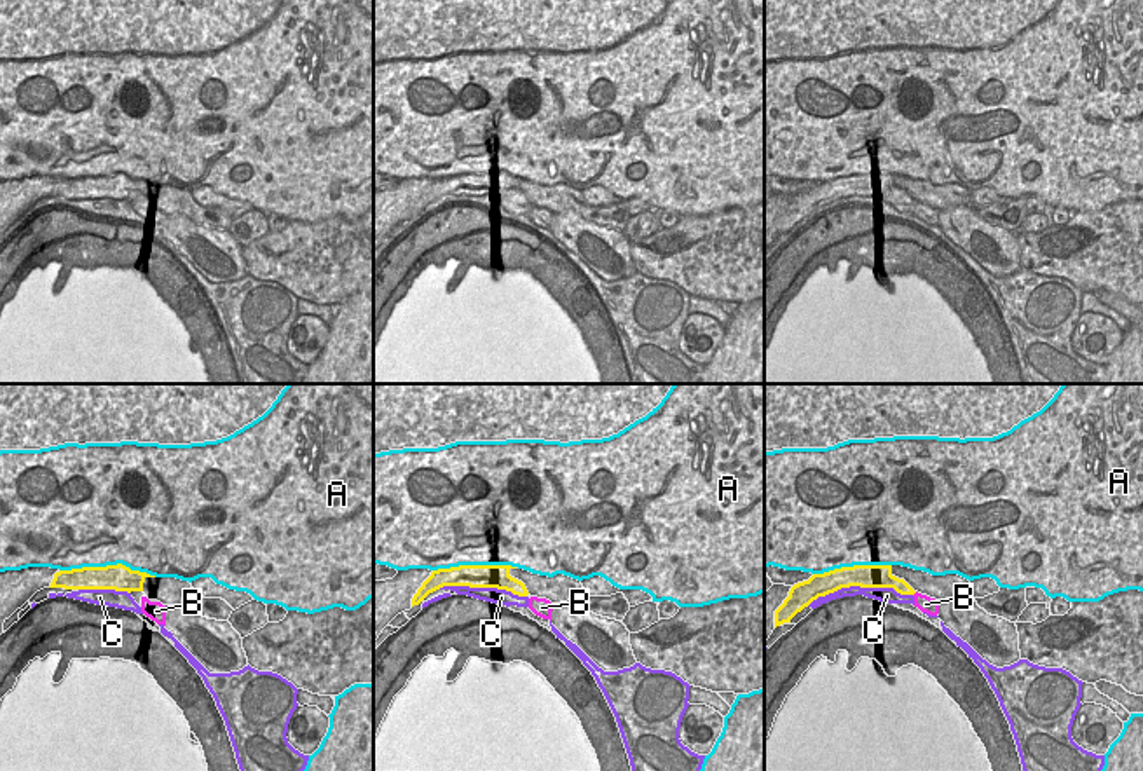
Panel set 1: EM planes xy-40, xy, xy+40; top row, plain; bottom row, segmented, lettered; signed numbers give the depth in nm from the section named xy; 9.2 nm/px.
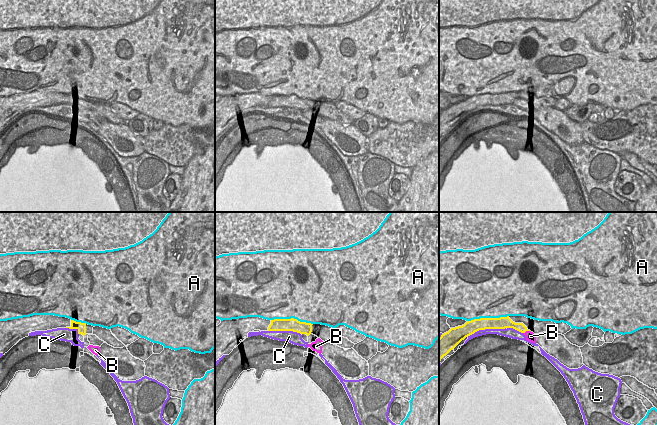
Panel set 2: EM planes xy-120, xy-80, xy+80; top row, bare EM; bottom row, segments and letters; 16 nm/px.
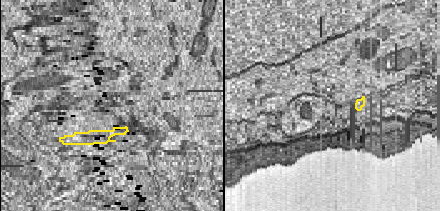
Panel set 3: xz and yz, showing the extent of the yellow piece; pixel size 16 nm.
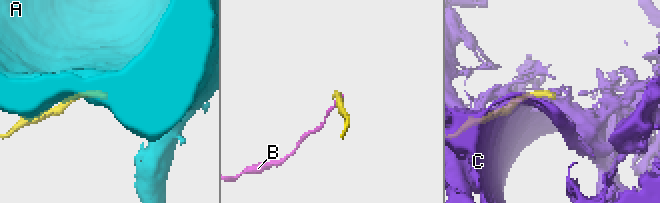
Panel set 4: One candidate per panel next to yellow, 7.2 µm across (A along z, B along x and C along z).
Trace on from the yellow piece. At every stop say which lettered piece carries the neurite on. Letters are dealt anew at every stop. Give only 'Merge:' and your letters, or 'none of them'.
Merge: none of them

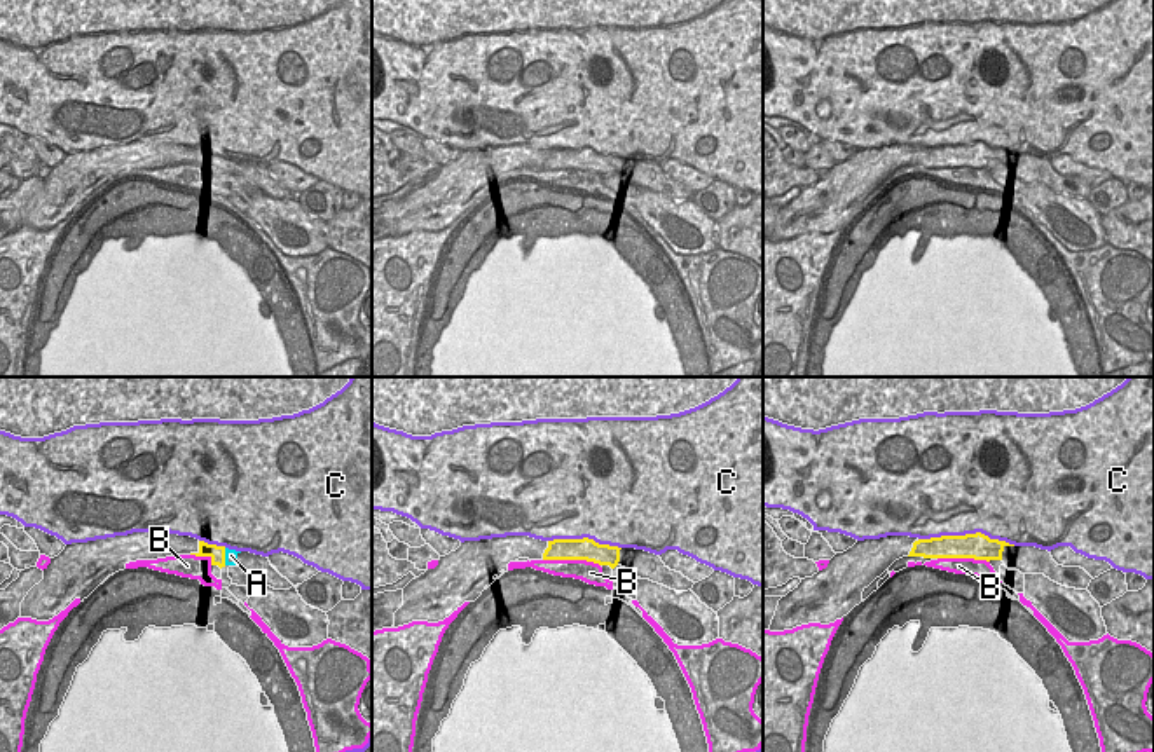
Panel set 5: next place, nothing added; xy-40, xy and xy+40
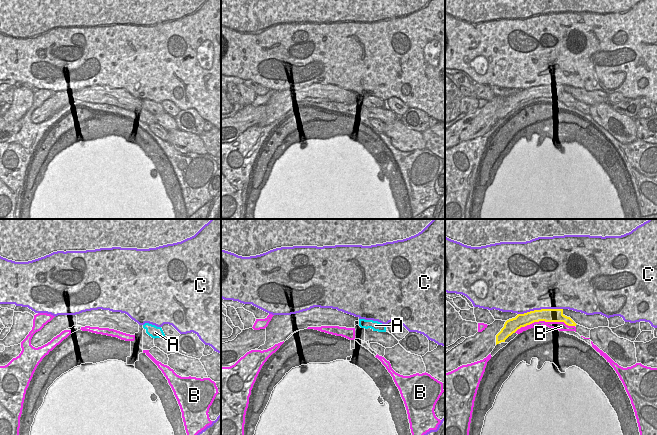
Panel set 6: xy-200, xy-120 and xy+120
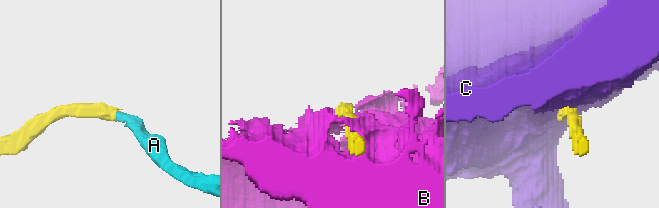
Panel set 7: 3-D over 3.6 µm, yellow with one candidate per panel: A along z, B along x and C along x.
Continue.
Merge: A

